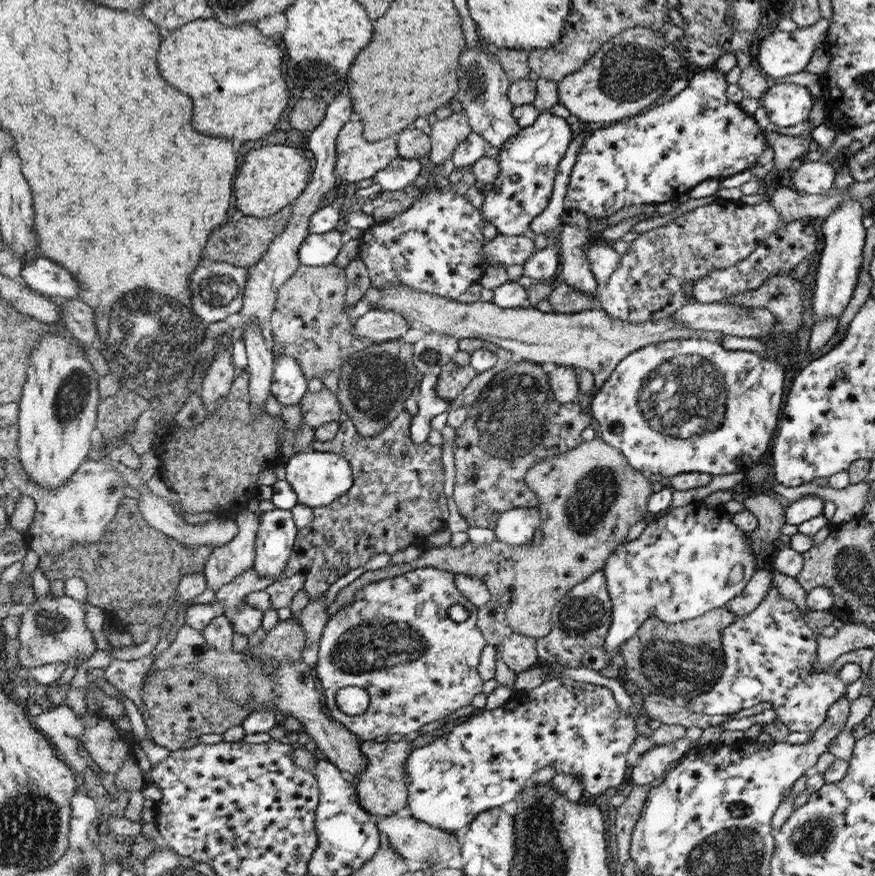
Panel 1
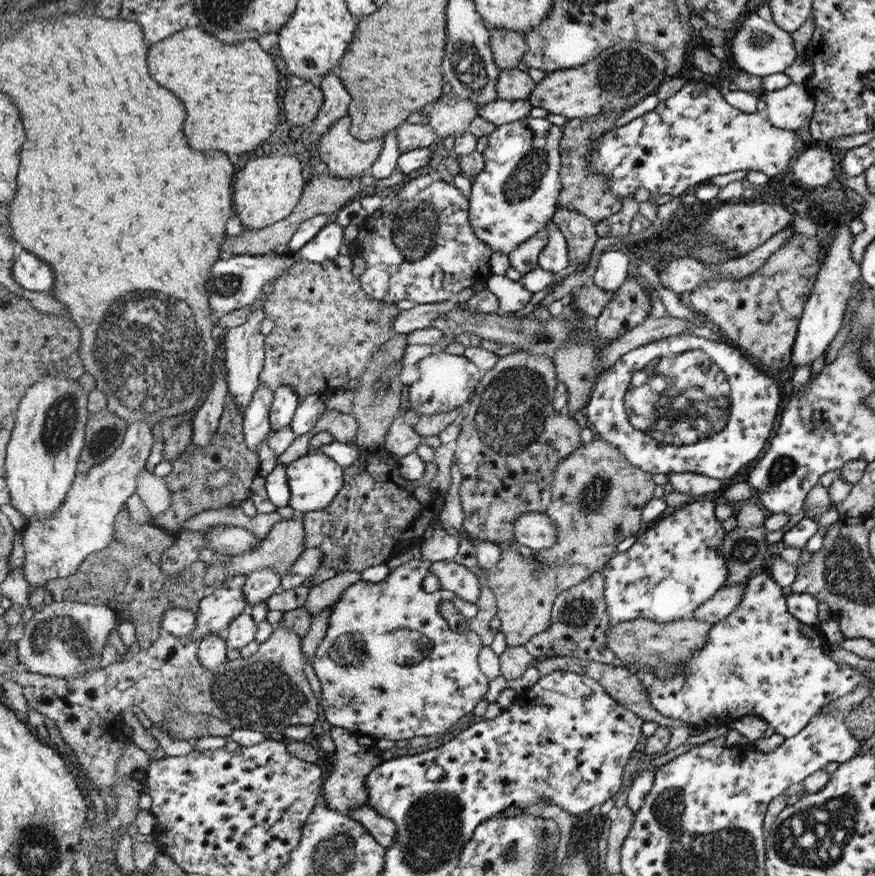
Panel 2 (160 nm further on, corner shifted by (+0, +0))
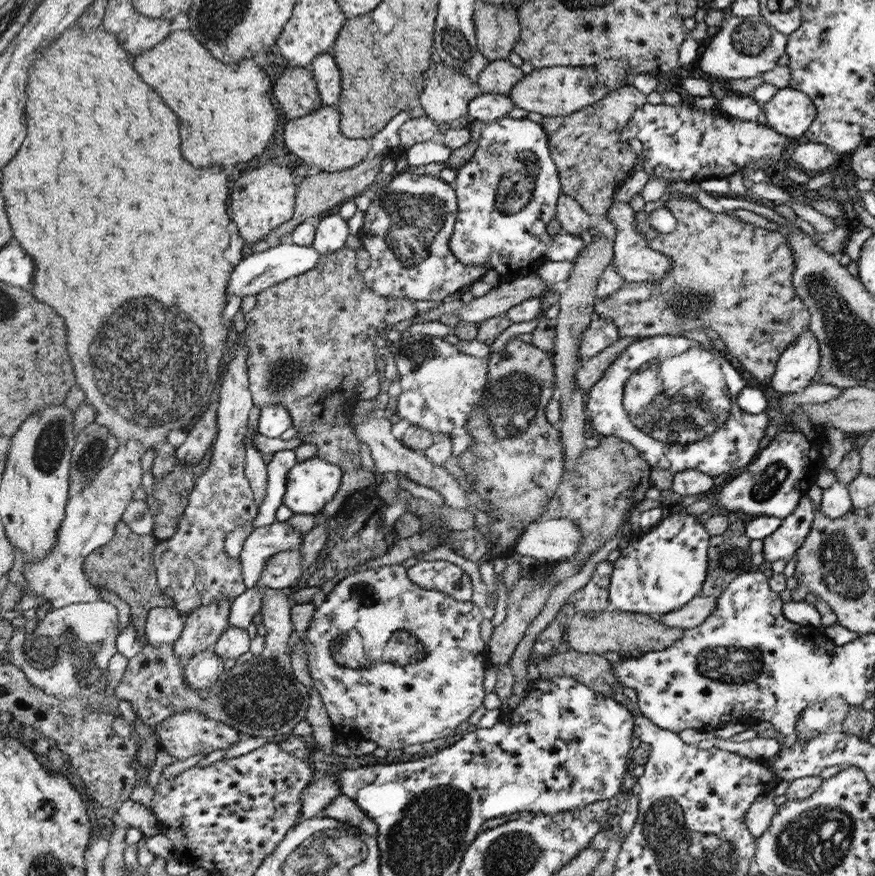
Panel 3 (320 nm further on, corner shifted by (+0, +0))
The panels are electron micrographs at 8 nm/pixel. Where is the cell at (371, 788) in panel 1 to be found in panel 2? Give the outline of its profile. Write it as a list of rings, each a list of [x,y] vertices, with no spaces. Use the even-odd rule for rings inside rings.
[[[332,726],[328,735],[333,737],[336,745],[335,752],[332,755],[334,766],[324,786],[322,786],[320,798],[328,800],[330,808],[347,814],[348,811],[369,803],[366,780],[368,780],[368,776],[370,772],[374,771],[374,768],[380,767],[381,764],[385,763],[381,754],[384,751],[378,749],[374,741],[364,741],[346,728]]]

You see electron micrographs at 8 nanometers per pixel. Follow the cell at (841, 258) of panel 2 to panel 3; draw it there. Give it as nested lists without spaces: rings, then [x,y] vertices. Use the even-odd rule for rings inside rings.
[[[807,328],[780,356],[768,385],[781,395],[794,394],[811,384],[820,364],[820,340]]]

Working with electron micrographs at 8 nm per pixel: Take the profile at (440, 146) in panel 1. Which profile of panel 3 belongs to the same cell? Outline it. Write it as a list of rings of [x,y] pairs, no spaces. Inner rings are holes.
[[[450,66],[430,68],[430,80],[426,80],[426,90],[418,96],[425,115],[446,126],[467,111],[469,102],[481,93],[477,83],[468,76],[462,76]]]

